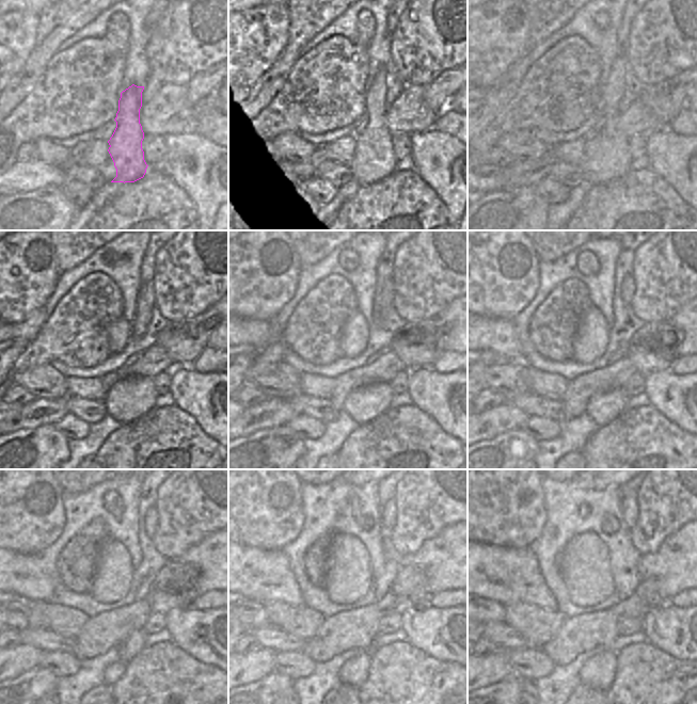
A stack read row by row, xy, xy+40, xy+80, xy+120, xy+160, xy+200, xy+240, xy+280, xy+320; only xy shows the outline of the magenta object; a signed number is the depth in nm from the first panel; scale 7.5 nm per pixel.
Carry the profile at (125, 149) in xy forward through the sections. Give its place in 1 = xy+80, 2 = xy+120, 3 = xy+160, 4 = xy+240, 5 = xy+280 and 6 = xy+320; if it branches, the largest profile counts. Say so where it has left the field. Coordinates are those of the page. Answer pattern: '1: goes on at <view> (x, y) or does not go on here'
1: goes on at xy+80 (606, 156)
2: goes on at xy+120 (127, 400)
3: goes on at xy+160 (364, 404)
4: goes on at xy+240 (135, 643)
5: goes on at xy+280 (389, 511)
6: goes on at xy+320 (630, 510)

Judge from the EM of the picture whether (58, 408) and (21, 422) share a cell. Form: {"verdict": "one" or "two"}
{"verdict": "one"}

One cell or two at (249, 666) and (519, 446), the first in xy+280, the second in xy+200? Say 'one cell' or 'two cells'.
two cells

